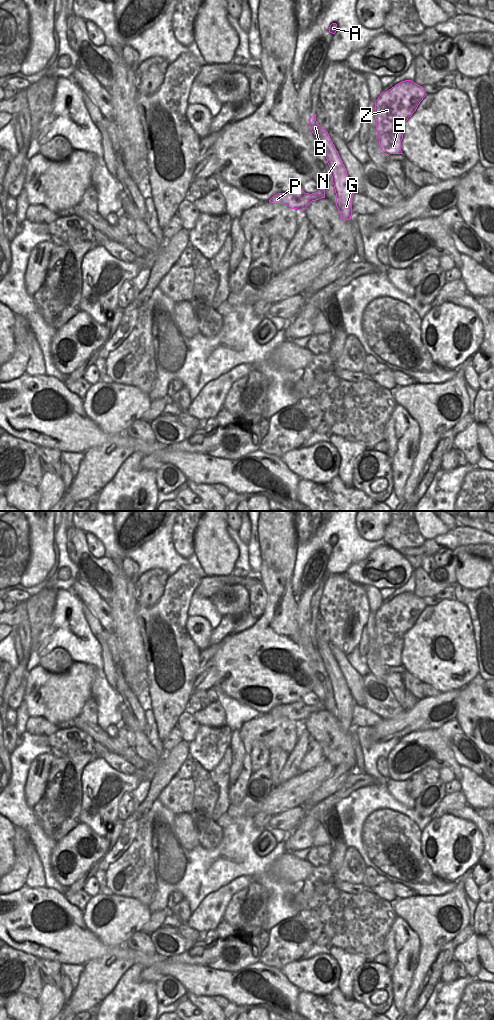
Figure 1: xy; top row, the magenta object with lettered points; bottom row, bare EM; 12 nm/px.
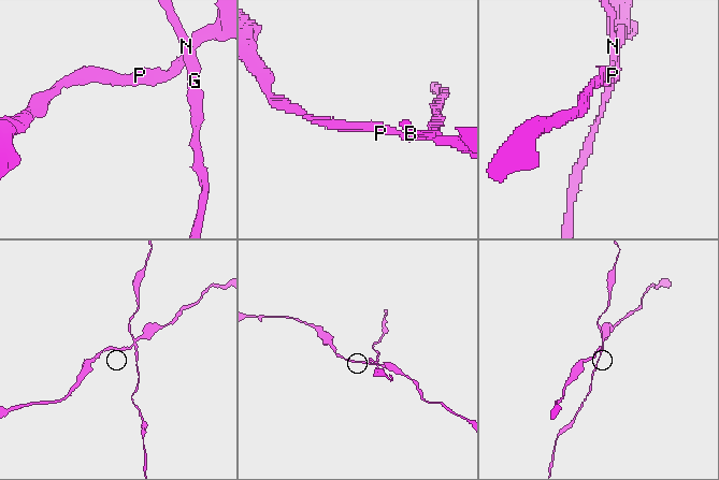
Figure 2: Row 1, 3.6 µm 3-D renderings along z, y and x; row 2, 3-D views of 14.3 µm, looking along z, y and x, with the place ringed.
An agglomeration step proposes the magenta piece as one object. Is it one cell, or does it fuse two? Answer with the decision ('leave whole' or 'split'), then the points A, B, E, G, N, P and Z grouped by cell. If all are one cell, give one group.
split; groups A B G N / E P Z

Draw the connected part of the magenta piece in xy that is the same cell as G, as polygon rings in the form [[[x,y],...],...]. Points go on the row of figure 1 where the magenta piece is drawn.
[[[316,114],[309,119],[311,131],[316,135],[321,143],[324,155],[335,178],[336,206],[344,220],[352,219],[352,197],[355,193],[351,181],[347,175],[347,170],[336,150],[328,132],[317,124]]]

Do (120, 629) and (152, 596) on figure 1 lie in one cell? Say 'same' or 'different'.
different

